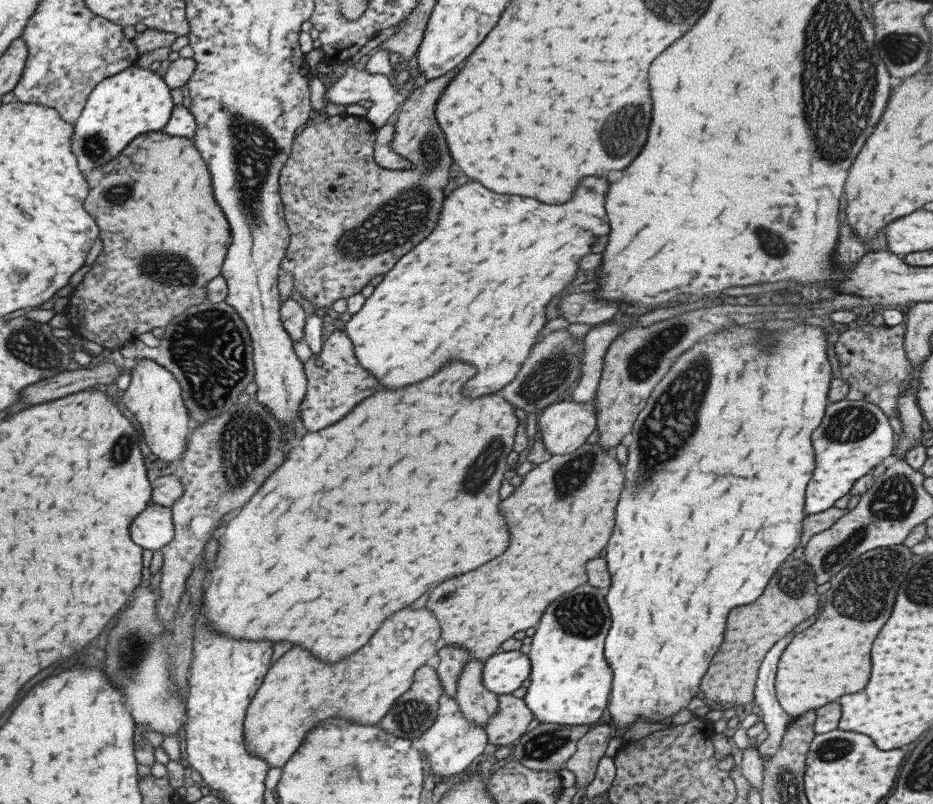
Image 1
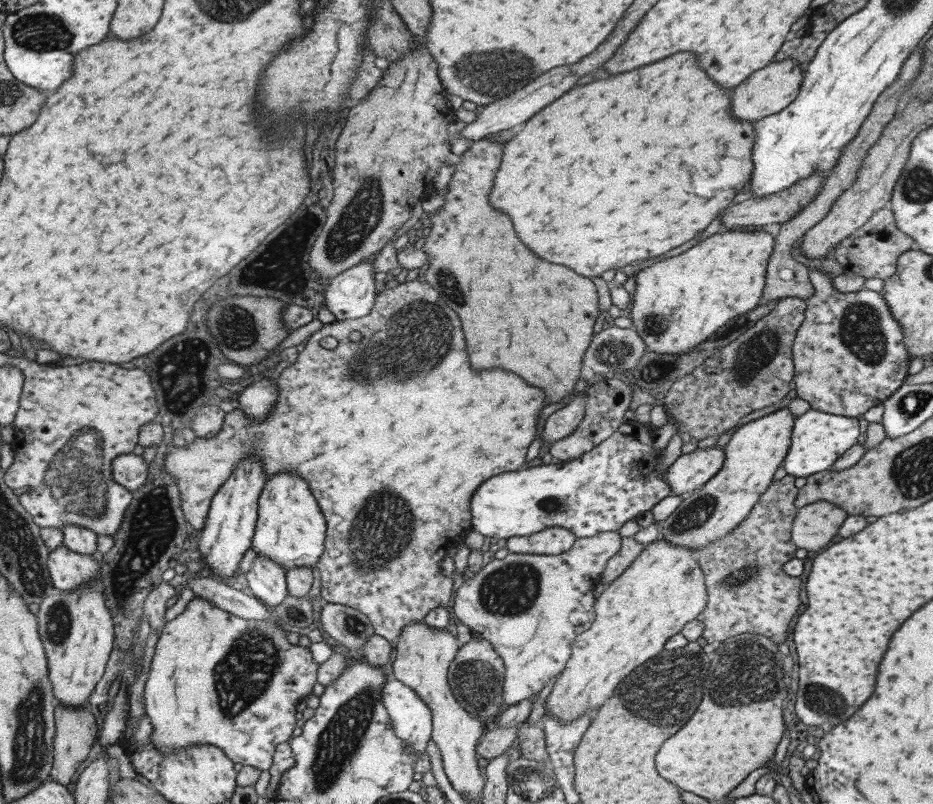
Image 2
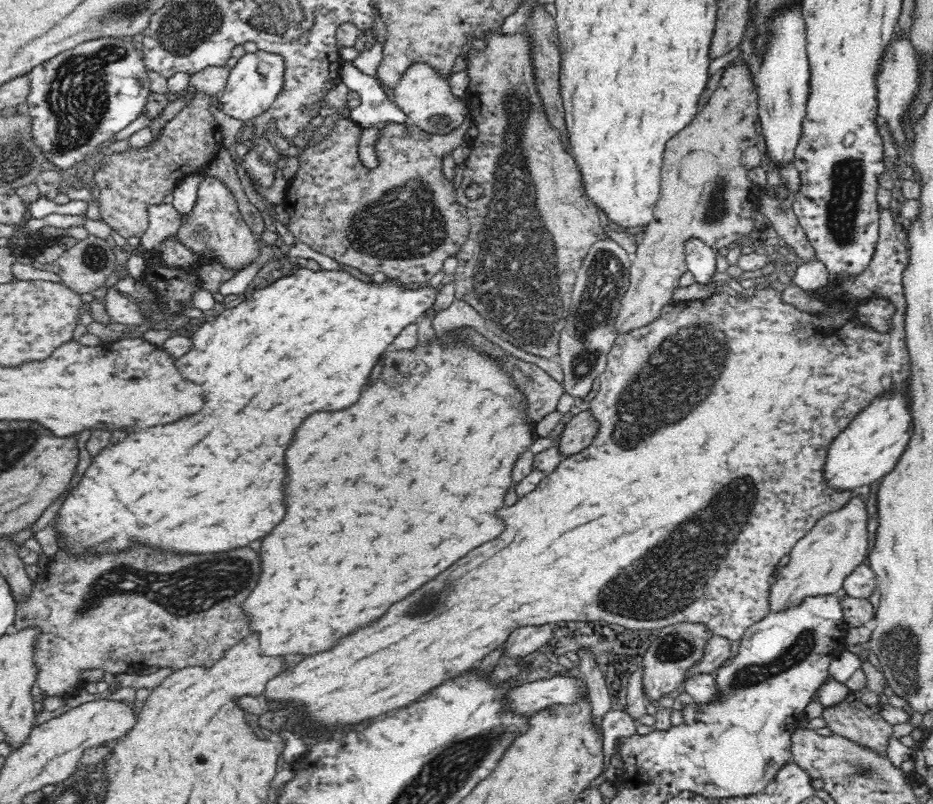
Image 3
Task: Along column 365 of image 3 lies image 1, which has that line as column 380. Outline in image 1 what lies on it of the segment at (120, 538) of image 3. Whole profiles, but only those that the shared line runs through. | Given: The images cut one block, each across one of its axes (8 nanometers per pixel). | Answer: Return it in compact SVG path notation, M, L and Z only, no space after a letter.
M588 178L584 180L584 184L580 184L580 188L576 190L574 198L562 206L550 206L526 196L506 196L506 194L496 194L490 192L488 188L484 188L478 182L470 182L460 186L458 190L454 190L446 200L444 200L444 208L440 212L438 224L432 230L432 234L422 240L418 246L414 246L382 280L380 286L374 288L372 296L365 300L365 304L360 311L352 315L350 321L344 323L344 333L348 339L352 341L354 352L358 362L384 386L392 390L404 388L408 384L416 384L432 374L436 374L440 368L444 368L446 364L450 364L452 360L460 360L460 362L468 362L476 368L476 376L472 376L466 384L464 384L464 396L466 398L478 398L478 396L486 396L486 394L494 394L500 388L504 388L506 384L510 384L516 378L517 372L522 368L528 355L532 352L538 337L538 333L548 322L546 318L546 305L560 290L564 290L568 286L568 282L572 282L572 278L578 272L578 260L590 252L590 246L594 240L598 240L602 234L608 234L608 218L604 212L604 196L608 190L608 180L604 178Z

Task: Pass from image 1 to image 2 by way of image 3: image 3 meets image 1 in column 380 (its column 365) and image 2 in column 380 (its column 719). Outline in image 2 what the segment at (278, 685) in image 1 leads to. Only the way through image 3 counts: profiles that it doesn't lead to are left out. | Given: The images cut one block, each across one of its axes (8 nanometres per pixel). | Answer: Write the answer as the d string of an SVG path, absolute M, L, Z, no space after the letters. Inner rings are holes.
M414 280L414 282L401 281L397 288L388 288L382 294L377 294L375 304L365 318L337 320L322 326L323 328L310 336L305 350L298 354L296 362L282 370L280 376L275 378L278 398L275 401L275 408L272 408L271 412L265 416L264 421L249 419L249 416L241 408L236 408L230 414L225 414L224 424L216 436L212 436L212 438L196 436L195 440L191 443L188 442L185 447L172 445L164 454L164 468L168 471L168 475L176 477L176 483L180 489L180 502L184 517L199 531L205 527L206 517L214 495L244 458L260 456L258 460L262 462L266 479L278 474L278 472L294 472L296 476L304 478L321 508L328 528L326 530L325 550L316 564L320 571L323 602L349 606L362 612L372 621L375 634L384 637L393 644L408 624L422 622L432 608L444 606L444 608L450 609L452 606L454 580L452 577L442 575L440 562L444 560L451 549L462 545L468 533L472 531L470 500L472 500L472 494L476 492L476 488L484 480L488 480L490 476L496 476L500 472L518 470L526 462L528 446L536 438L536 420L538 420L538 414L544 406L544 394L540 392L540 388L528 386L524 380L520 380L512 372L504 372L504 370L472 372L470 370L468 356L466 356L466 344L464 344L462 330L460 330L460 320L458 320L456 312L452 312L442 302L440 302L440 310L438 310L438 300L440 300L438 296L439 292L433 290L427 282L419 282L418 280ZM352 332L361 334L362 340L352 342L350 340ZM328 336L334 337L338 341L338 347L334 350L320 346L320 341Z

